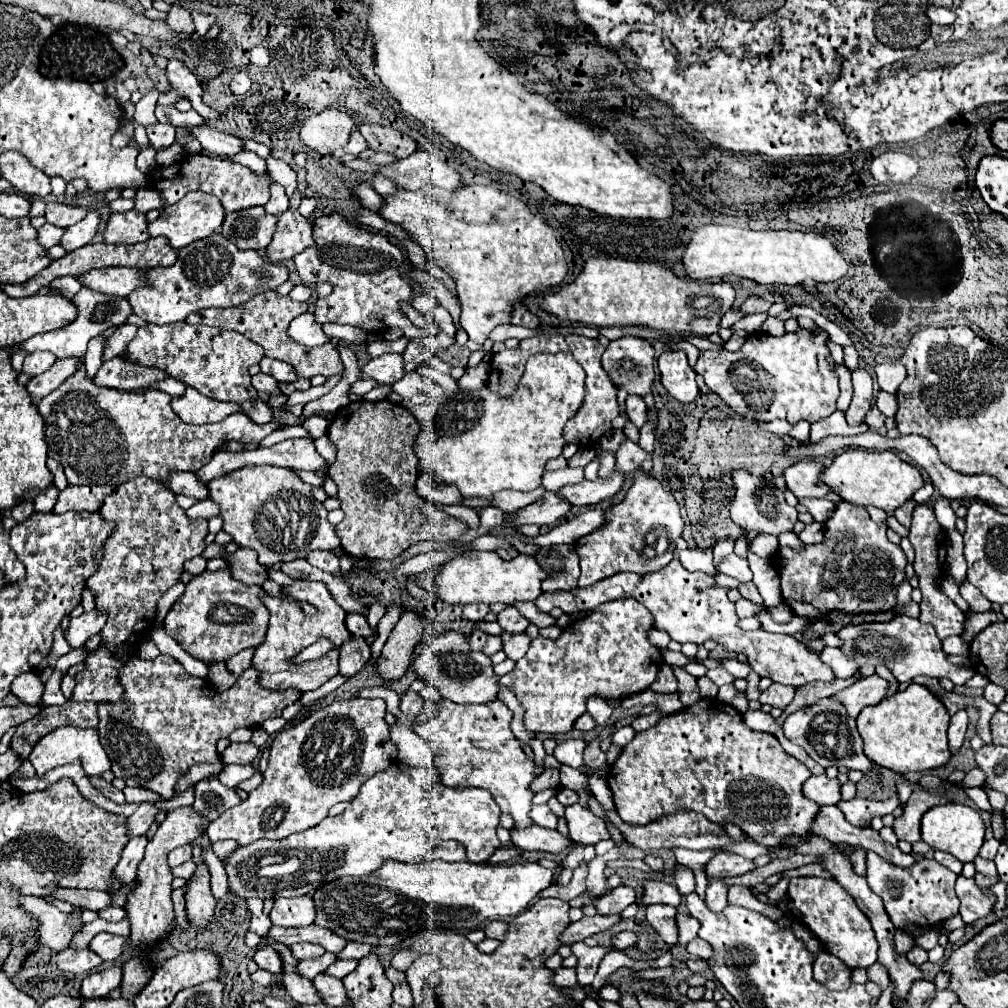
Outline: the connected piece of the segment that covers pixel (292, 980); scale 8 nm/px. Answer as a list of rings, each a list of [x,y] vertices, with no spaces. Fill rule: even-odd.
[[[275,942],[271,946],[283,954],[283,976],[281,976],[281,980],[283,980],[287,994],[299,1004],[323,1004],[323,1000],[319,1000],[319,994],[315,992],[315,986],[311,984],[311,980],[305,980],[303,976],[299,976],[295,972],[297,960],[291,956],[291,952],[285,946],[275,944]]]

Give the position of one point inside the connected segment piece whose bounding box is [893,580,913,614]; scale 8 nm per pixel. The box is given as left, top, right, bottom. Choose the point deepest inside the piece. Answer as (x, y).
(904, 595)

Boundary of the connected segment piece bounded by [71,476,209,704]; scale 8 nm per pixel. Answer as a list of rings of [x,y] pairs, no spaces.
[[[135,478],[125,484],[121,484],[107,500],[103,502],[99,514],[103,520],[115,524],[115,532],[105,540],[103,548],[103,560],[99,562],[97,572],[87,580],[87,588],[95,596],[95,610],[107,612],[107,624],[101,630],[101,644],[99,648],[85,658],[85,670],[75,676],[75,690],[71,694],[71,700],[91,700],[91,702],[119,702],[123,700],[123,686],[119,684],[119,672],[127,664],[125,658],[117,656],[117,648],[129,646],[127,642],[131,638],[143,640],[151,628],[155,626],[155,610],[157,600],[179,582],[179,576],[183,572],[183,562],[203,554],[205,550],[205,536],[207,532],[207,520],[189,520],[185,516],[185,510],[177,504],[175,494],[169,492],[163,484],[151,480],[151,478]]]

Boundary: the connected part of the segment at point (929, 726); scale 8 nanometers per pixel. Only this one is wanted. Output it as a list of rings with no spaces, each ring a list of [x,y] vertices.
[[[909,684],[905,690],[883,698],[875,706],[863,708],[857,718],[857,728],[863,738],[863,750],[875,764],[891,768],[901,774],[925,772],[939,768],[951,760],[947,728],[949,712],[945,704],[925,686]]]

